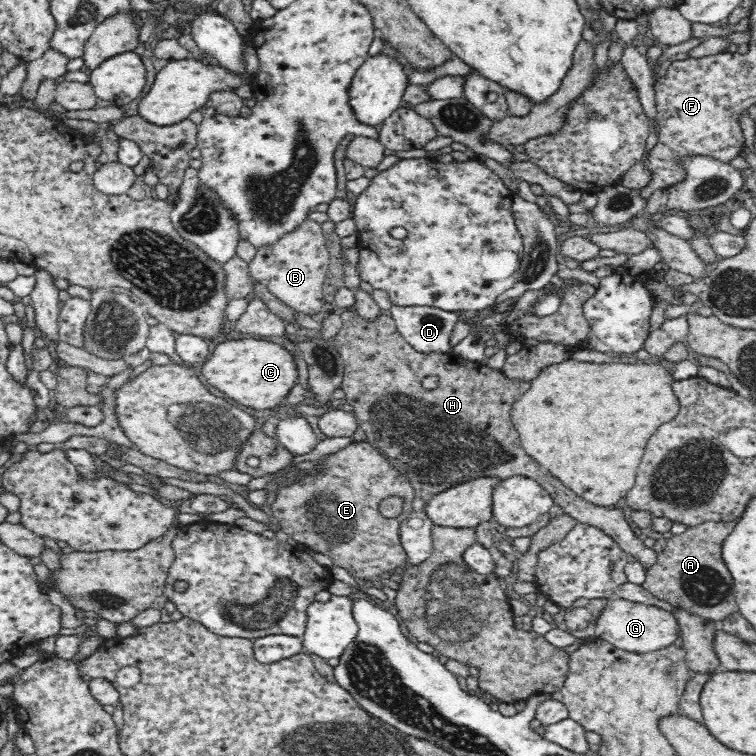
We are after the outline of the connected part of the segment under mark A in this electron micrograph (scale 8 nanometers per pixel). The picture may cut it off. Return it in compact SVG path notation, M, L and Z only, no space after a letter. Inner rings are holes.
M736 520L708 521L687 527L682 534L670 535L664 551L657 555L656 565L647 571L646 581L641 586L655 600L672 607L682 607L715 623L739 612L733 594L733 579L721 555L722 542L734 530L734 526Z

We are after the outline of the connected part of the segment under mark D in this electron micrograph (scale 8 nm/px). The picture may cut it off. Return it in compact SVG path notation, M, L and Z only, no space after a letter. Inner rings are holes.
M393 304L387 312L394 320L402 338L420 354L440 354L441 356L453 353L450 345L450 334L458 316L453 312L435 309L432 306L398 306Z

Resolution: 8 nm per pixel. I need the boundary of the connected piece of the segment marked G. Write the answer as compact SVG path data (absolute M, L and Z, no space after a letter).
M615 597L611 598L600 616L596 618L596 636L616 648L631 653L642 654L664 649L678 639L680 632L680 625L672 612L653 605Z

